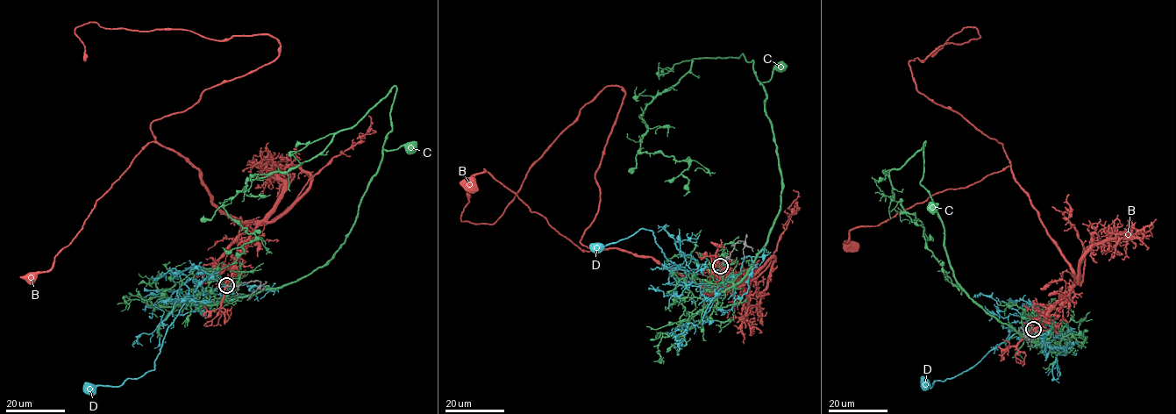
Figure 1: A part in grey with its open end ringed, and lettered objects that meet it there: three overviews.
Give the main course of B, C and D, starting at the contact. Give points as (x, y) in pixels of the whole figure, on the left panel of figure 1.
B: (226, 285), (255, 225), (221, 210), (197, 169), (153, 142), (142, 146), (96, 201), (53, 265), (30, 279)
C: (226, 285), (217, 274), (204, 295), (210, 300), (247, 296), (326, 265), (356, 220), (383, 151), (409, 147)
D: (225, 285), (237, 284), (197, 281), (175, 269), (188, 298), (153, 370), (91, 391)

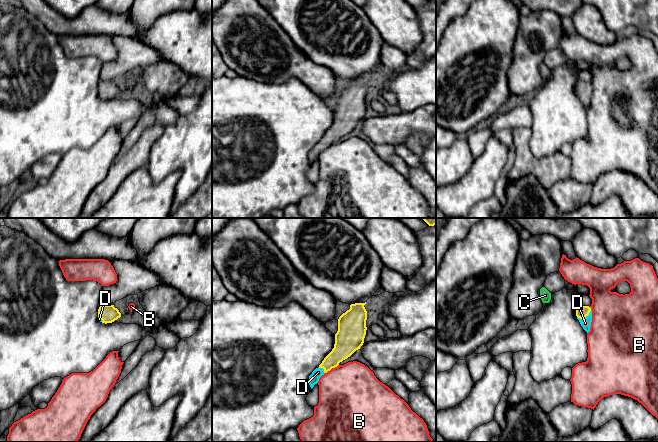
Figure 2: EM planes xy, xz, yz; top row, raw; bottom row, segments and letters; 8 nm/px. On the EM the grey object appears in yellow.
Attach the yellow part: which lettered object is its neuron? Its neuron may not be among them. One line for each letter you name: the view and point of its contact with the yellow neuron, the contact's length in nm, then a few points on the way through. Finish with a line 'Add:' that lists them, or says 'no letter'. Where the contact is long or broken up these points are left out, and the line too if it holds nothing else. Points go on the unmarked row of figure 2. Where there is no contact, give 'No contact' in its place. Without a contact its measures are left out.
D: Touches yellow at yz (584, 94). Shared border 130 nm. Path across: yz (582, 87), (584, 94), (585, 99)
Add: D

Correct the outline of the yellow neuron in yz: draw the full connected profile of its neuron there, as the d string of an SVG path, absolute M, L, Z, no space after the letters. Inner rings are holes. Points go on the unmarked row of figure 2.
M579 82L576 85L576 92L583 105L588 109L592 98L592 86L589 82Z

